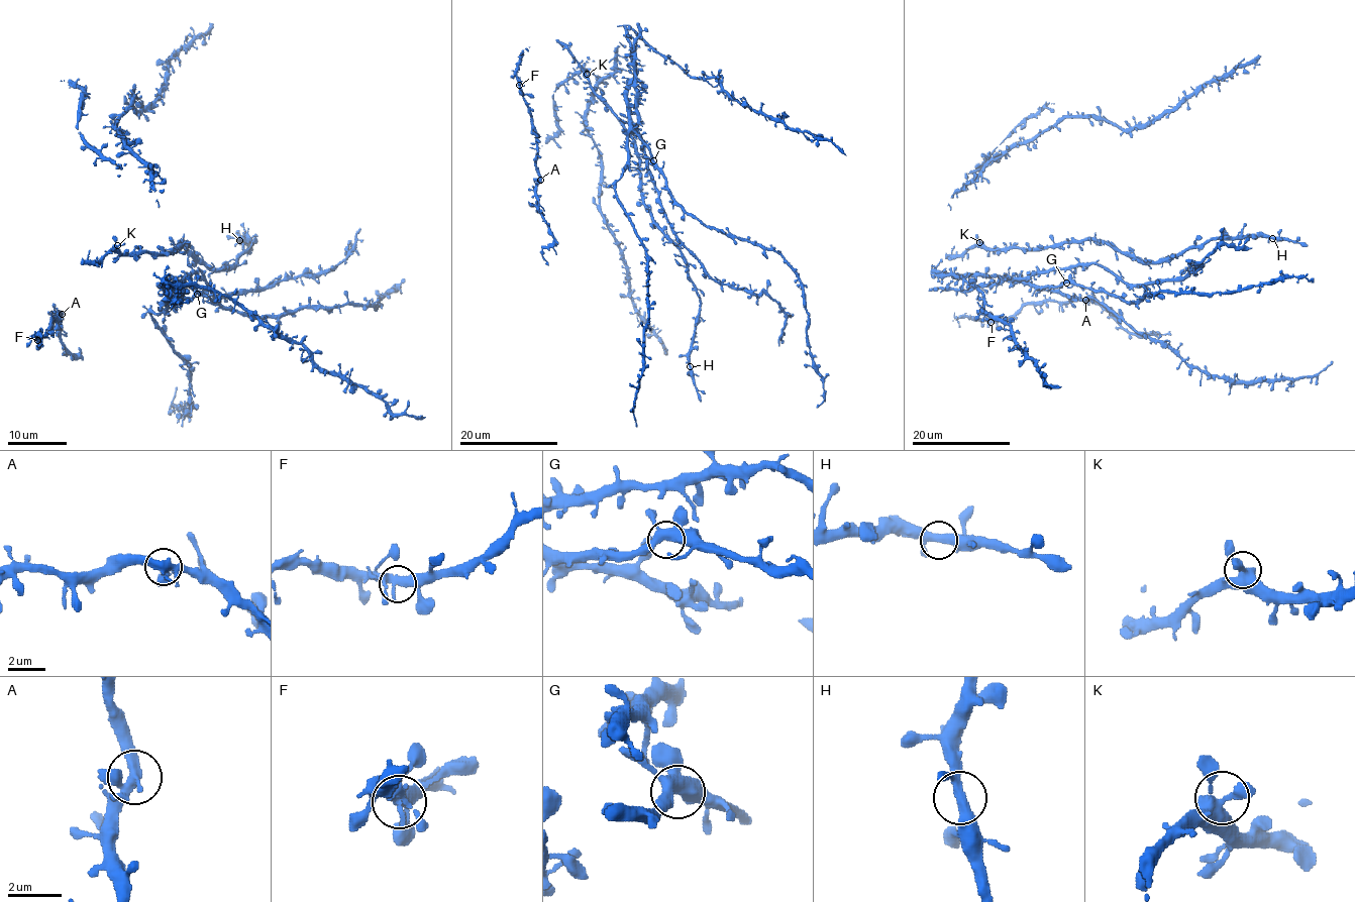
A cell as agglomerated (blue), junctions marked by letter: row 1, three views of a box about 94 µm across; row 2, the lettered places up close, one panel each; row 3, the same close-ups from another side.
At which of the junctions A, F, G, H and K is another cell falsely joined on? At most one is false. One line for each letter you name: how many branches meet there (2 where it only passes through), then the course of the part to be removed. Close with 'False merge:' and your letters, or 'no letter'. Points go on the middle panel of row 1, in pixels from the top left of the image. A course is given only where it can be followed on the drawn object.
False merge: no letter

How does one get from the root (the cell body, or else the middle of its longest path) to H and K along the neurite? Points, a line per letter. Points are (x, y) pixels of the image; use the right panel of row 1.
H: (1117, 249), (1144, 261), (1163, 261), (1213, 239), (1257, 235), (1272, 238)
K: (1117, 249), (1096, 240), (1064, 240), (1035, 248), (986, 248), (979, 242)

